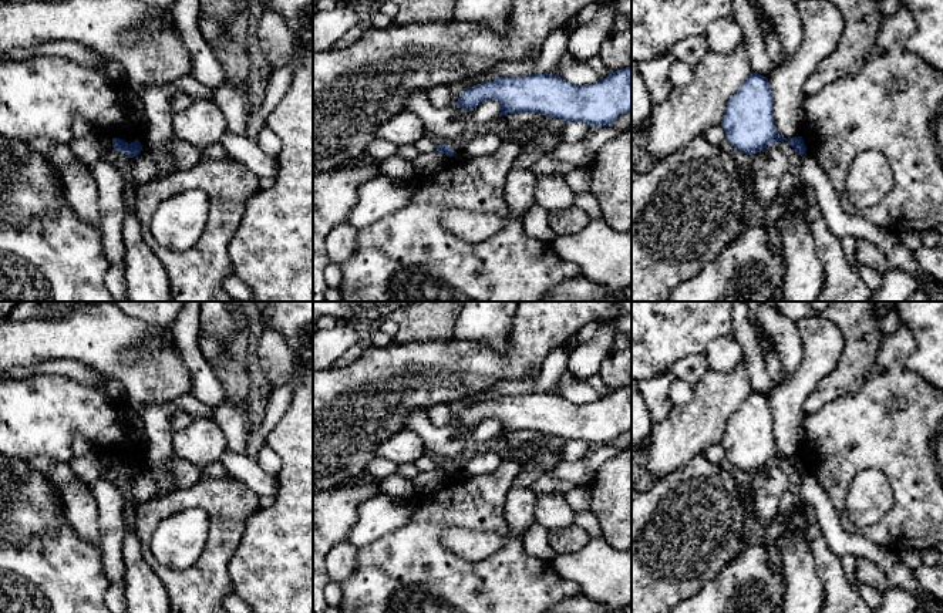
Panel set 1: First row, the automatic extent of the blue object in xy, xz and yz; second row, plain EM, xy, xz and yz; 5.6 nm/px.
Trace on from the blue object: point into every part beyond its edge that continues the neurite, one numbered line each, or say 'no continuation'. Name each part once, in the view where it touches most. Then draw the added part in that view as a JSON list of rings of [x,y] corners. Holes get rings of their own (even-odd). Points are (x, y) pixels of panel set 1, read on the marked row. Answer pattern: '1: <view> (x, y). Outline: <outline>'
no continuation

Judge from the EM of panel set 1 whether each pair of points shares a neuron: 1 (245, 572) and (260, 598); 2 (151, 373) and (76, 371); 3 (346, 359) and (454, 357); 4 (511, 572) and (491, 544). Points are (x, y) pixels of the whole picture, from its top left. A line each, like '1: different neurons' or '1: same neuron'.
1: same neuron
2: different neurons
3: different neurons
4: different neurons

